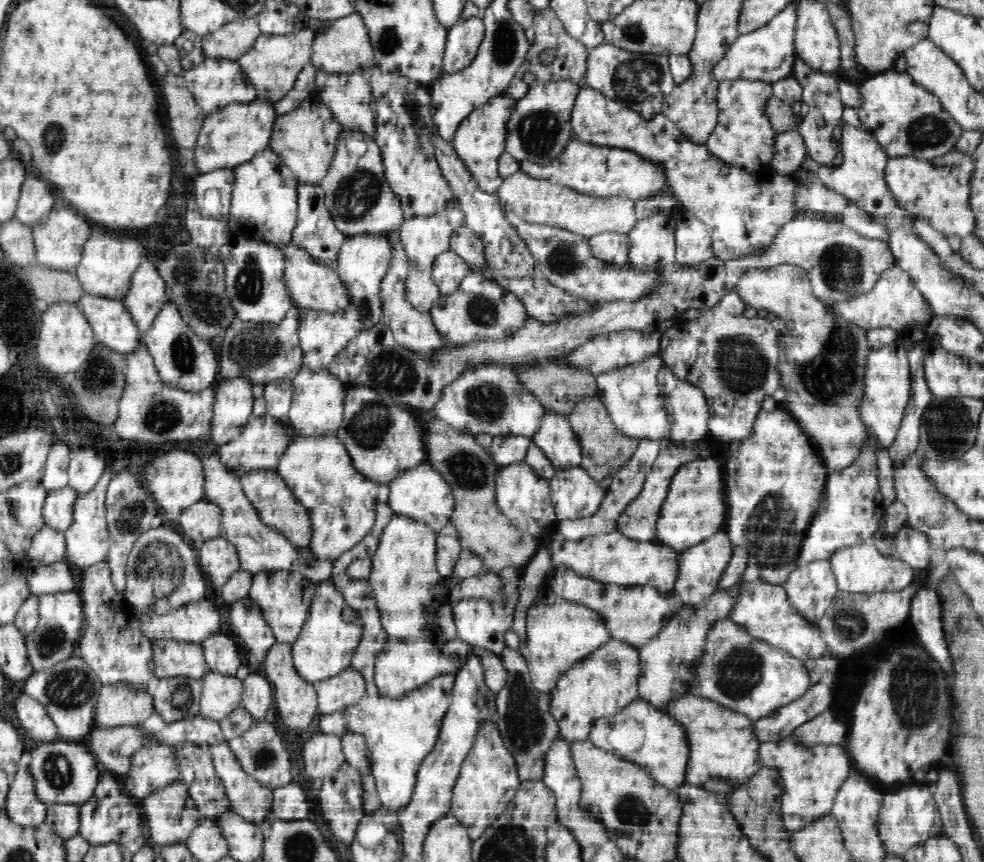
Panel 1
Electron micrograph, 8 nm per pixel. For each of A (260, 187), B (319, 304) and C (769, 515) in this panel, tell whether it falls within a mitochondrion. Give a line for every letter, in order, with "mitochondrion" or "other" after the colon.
A: other
B: other
C: mitochondrion

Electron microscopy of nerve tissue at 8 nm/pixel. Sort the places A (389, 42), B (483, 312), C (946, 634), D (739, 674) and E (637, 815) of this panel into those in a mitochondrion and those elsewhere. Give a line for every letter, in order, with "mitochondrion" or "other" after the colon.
A: mitochondrion
B: mitochondrion
C: other
D: mitochondrion
E: mitochondrion

